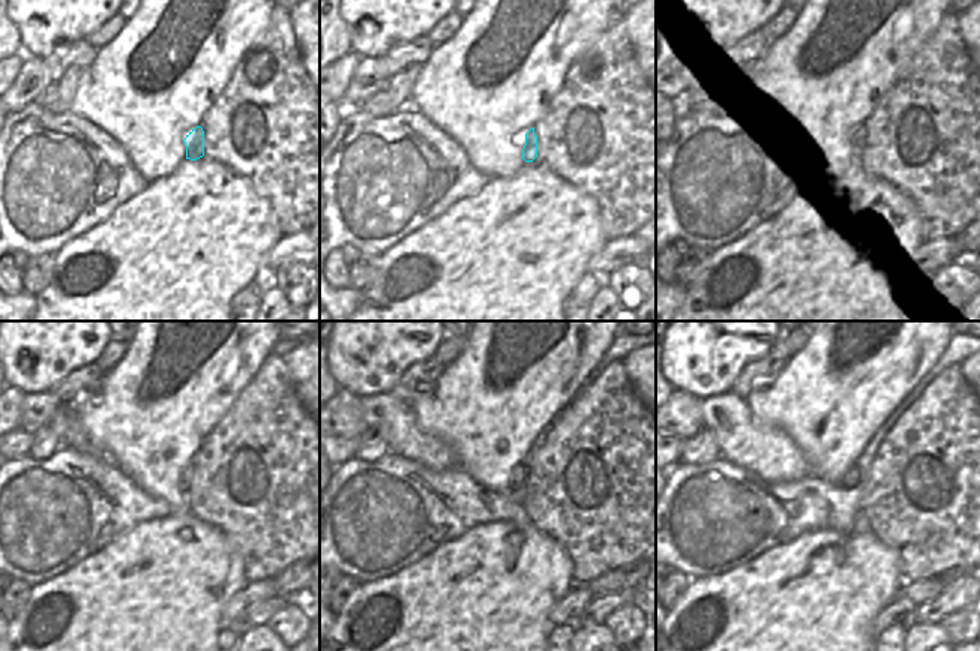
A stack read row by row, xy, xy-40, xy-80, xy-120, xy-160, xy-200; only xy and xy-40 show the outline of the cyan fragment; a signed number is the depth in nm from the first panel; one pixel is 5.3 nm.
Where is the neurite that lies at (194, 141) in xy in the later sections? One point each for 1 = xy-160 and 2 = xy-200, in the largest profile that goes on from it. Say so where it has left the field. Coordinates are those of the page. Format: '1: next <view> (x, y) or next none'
1: next xy-160 (520, 474)
2: next xy-200 (851, 477)

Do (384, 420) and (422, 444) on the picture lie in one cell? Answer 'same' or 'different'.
same

